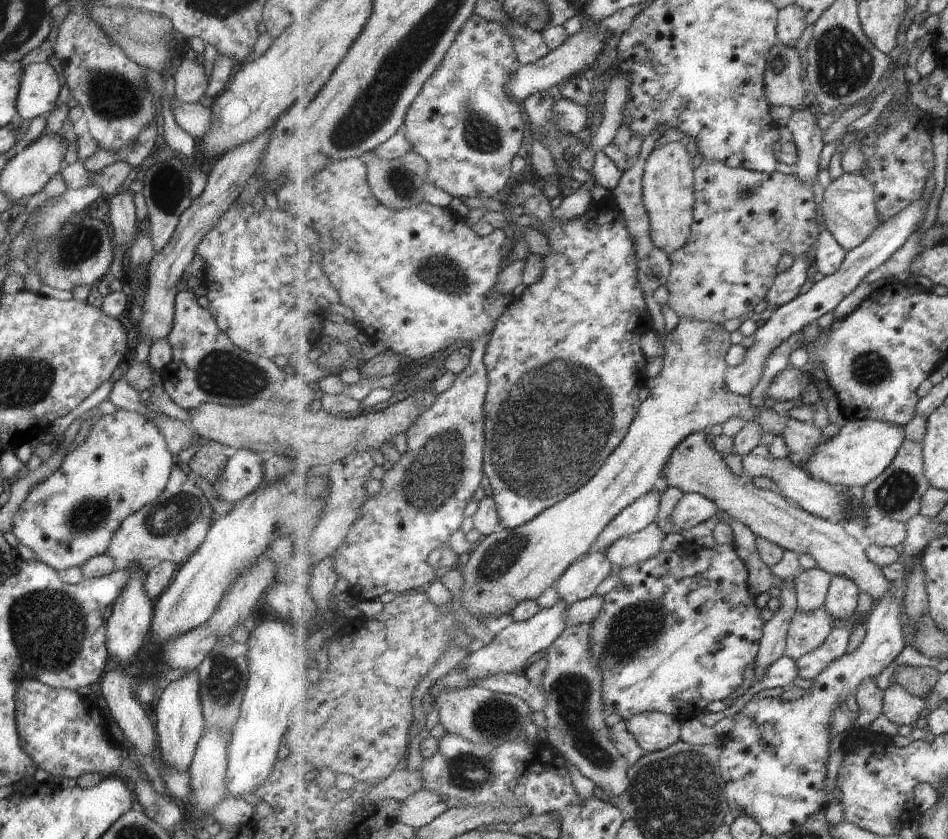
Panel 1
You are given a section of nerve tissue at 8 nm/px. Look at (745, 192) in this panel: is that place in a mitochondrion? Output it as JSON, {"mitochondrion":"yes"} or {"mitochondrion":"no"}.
{"mitochondrion":"yes"}

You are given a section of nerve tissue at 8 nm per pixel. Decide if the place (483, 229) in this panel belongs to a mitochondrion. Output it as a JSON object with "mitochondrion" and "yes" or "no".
{"mitochondrion":"no"}

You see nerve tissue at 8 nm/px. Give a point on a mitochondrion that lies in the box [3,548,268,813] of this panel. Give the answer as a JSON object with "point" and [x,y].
{"point":[50,627]}

